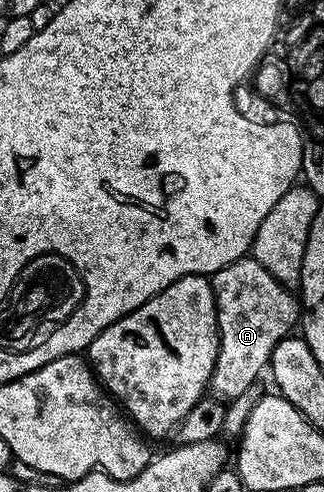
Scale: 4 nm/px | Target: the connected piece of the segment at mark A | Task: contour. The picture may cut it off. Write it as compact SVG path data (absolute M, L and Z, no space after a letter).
M253 256L220 268L212 281L218 313L218 356L208 390L219 400L229 400L263 377L262 370L264 374L269 367L276 344L295 333L300 322L300 298Z

